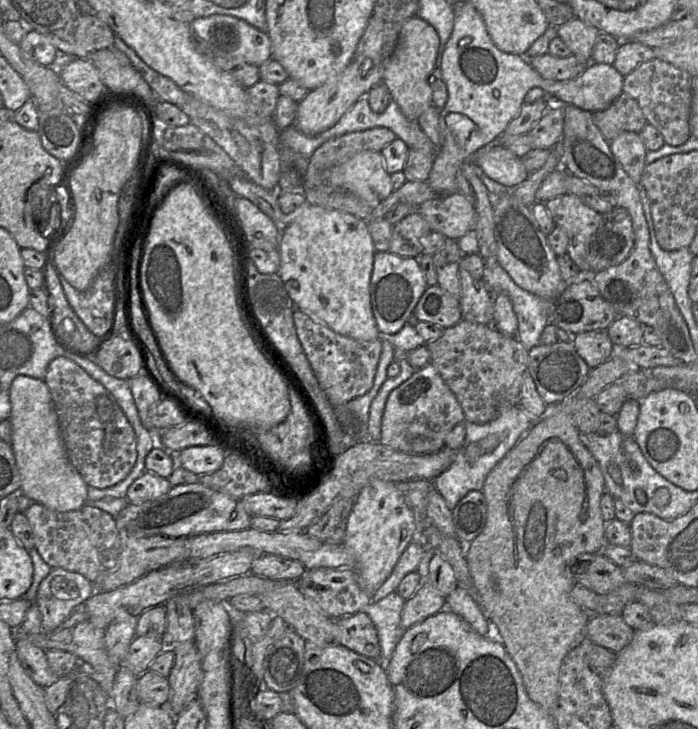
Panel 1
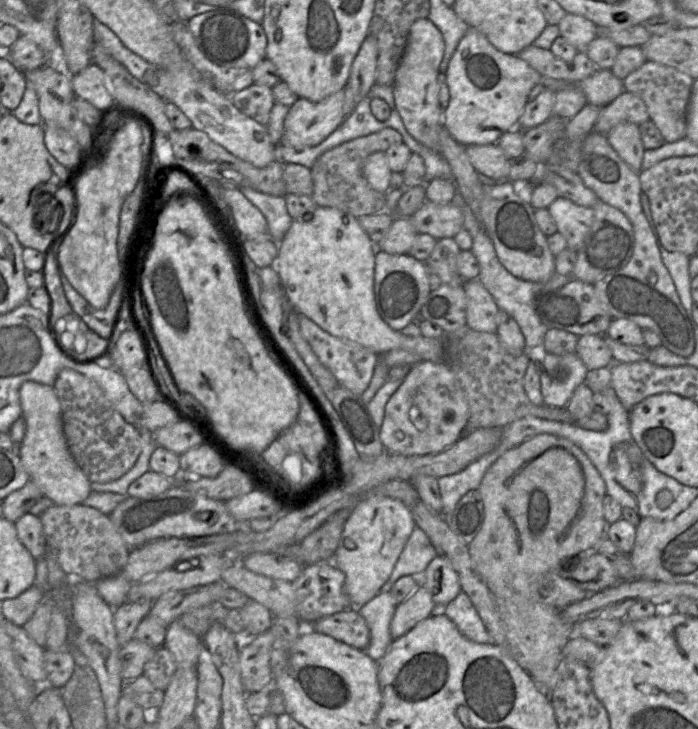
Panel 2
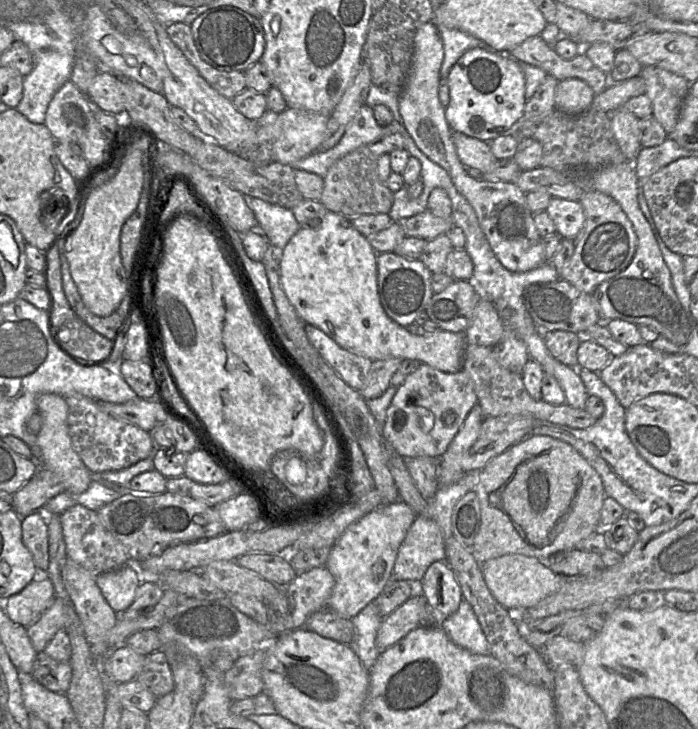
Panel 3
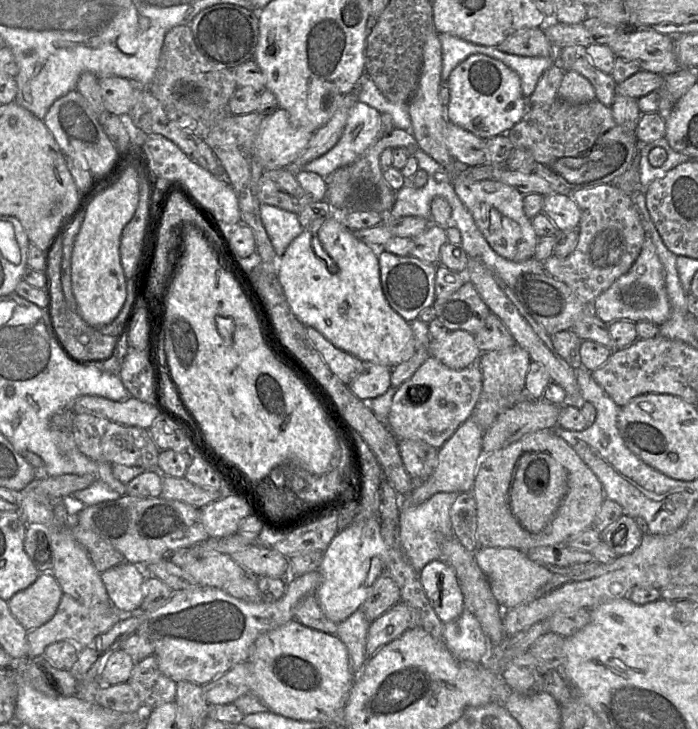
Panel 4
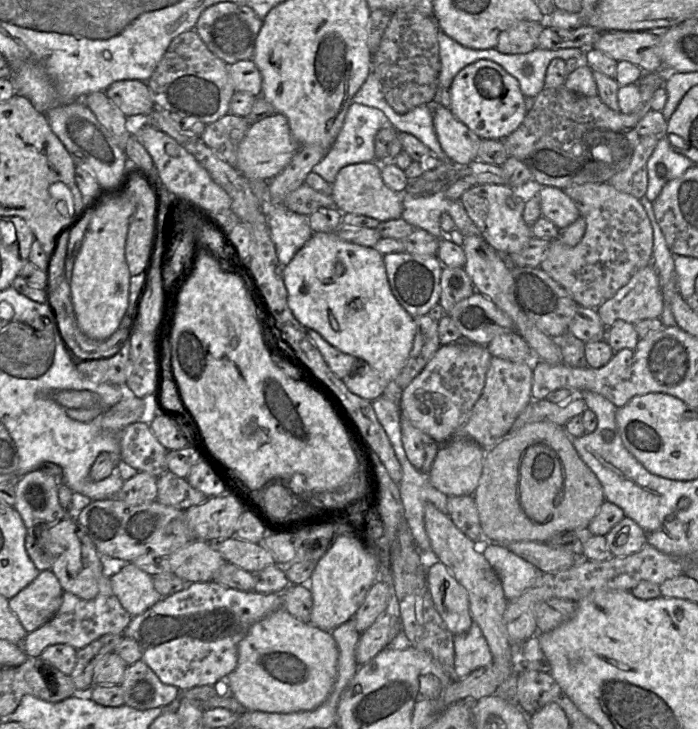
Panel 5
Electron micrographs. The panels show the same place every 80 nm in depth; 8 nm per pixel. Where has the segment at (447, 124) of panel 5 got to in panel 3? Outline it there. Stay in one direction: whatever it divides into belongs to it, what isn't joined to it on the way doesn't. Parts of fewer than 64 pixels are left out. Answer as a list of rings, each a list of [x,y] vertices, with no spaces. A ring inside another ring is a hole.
[[[452,132],[452,141],[461,163],[468,170],[478,170],[485,174],[494,168],[498,161],[490,149],[489,142],[485,142],[460,132]]]

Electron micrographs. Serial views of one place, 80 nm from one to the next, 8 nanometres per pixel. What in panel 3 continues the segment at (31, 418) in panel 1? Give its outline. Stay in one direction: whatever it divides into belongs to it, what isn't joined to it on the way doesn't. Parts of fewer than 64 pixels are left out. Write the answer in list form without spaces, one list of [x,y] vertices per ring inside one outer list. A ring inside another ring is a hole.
[[[55,393],[40,394],[36,398],[37,412],[42,417],[41,429],[36,435],[40,450],[40,466],[63,479],[64,492],[70,495],[83,493],[91,484],[91,471],[72,446],[68,429],[68,405],[65,398]]]

